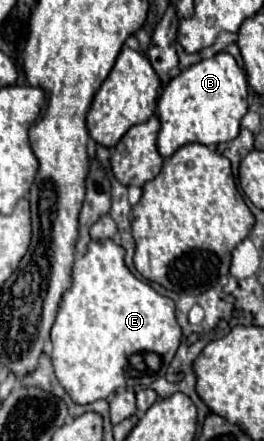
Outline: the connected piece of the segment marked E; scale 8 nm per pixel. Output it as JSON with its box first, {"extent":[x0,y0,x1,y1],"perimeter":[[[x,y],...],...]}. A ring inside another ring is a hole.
{"extent":[51,239,181,405],"perimeter":[[[113,239],[91,241],[87,253],[73,263],[71,279],[71,287],[63,293],[51,327],[51,361],[55,375],[69,397],[79,405],[87,405],[97,399],[107,399],[115,389],[127,387],[131,381],[133,385],[149,387],[157,377],[163,377],[181,341],[173,299],[159,295],[151,285],[139,281],[125,267],[125,249]]]}

